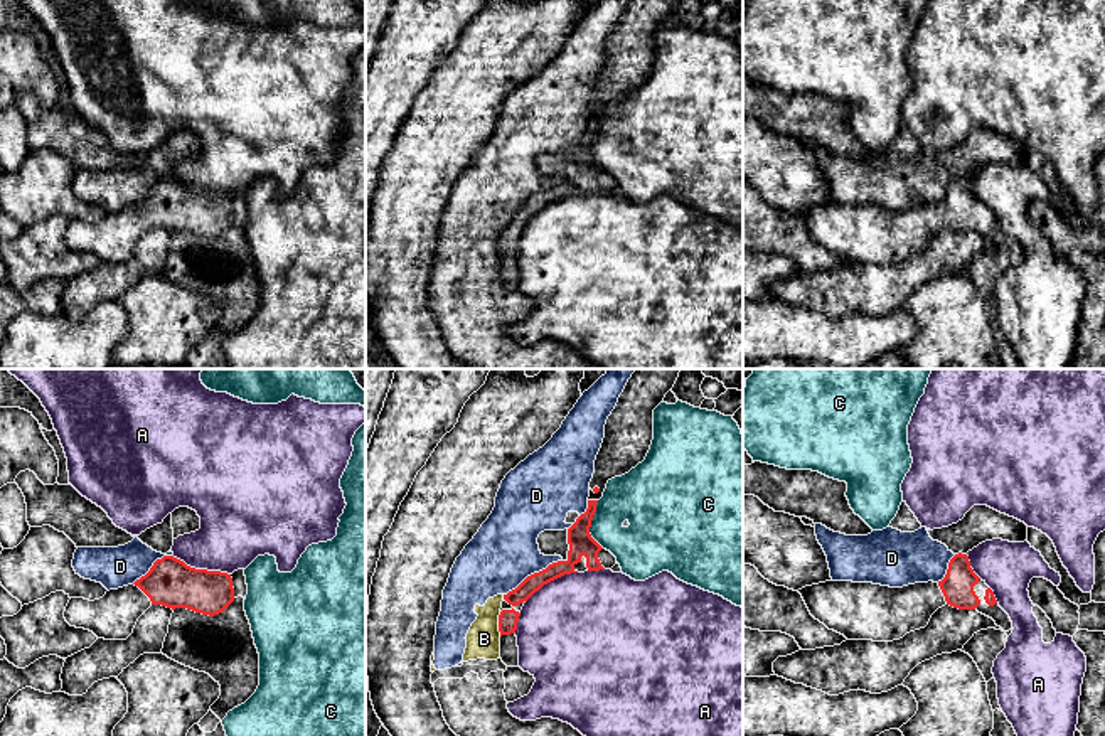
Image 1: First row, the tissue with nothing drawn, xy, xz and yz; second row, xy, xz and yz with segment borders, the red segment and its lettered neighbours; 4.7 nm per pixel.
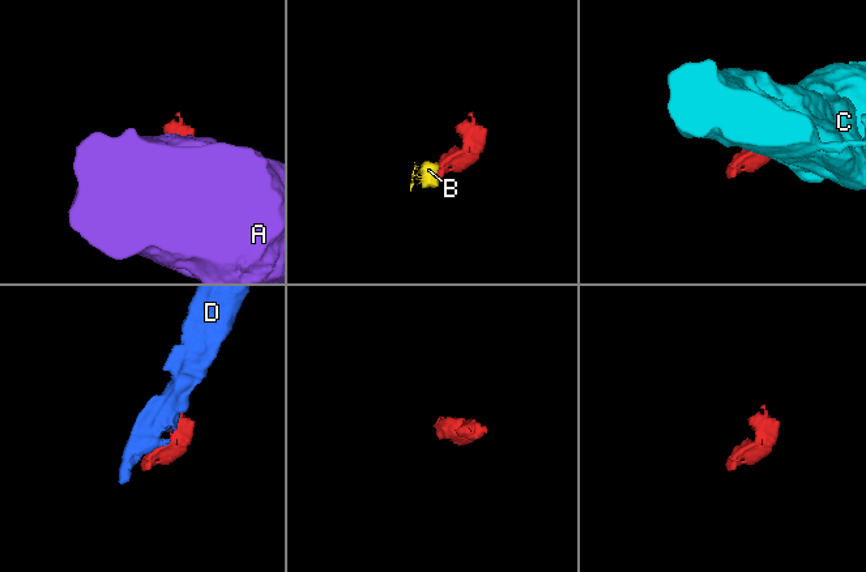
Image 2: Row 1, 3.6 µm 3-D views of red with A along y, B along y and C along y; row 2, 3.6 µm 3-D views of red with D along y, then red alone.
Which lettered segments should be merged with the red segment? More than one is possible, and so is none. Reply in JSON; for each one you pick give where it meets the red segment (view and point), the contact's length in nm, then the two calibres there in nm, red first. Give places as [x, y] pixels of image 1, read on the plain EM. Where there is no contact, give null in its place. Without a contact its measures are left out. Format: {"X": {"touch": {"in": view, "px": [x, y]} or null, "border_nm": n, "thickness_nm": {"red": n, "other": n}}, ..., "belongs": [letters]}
{"belongs": []}

